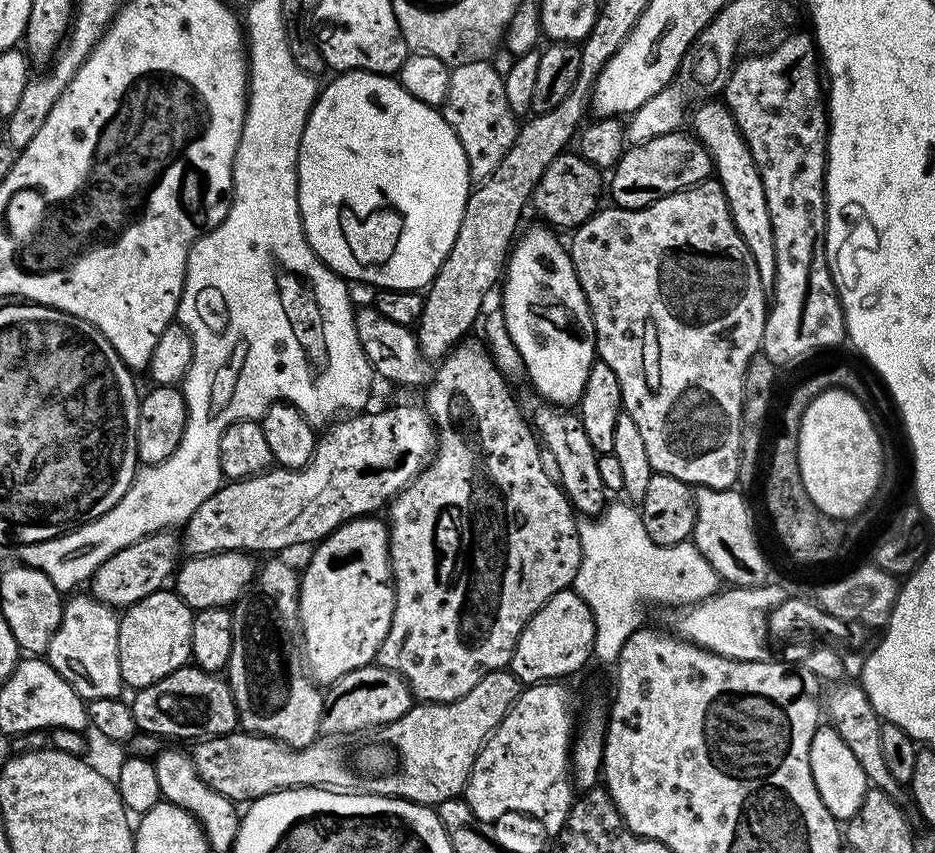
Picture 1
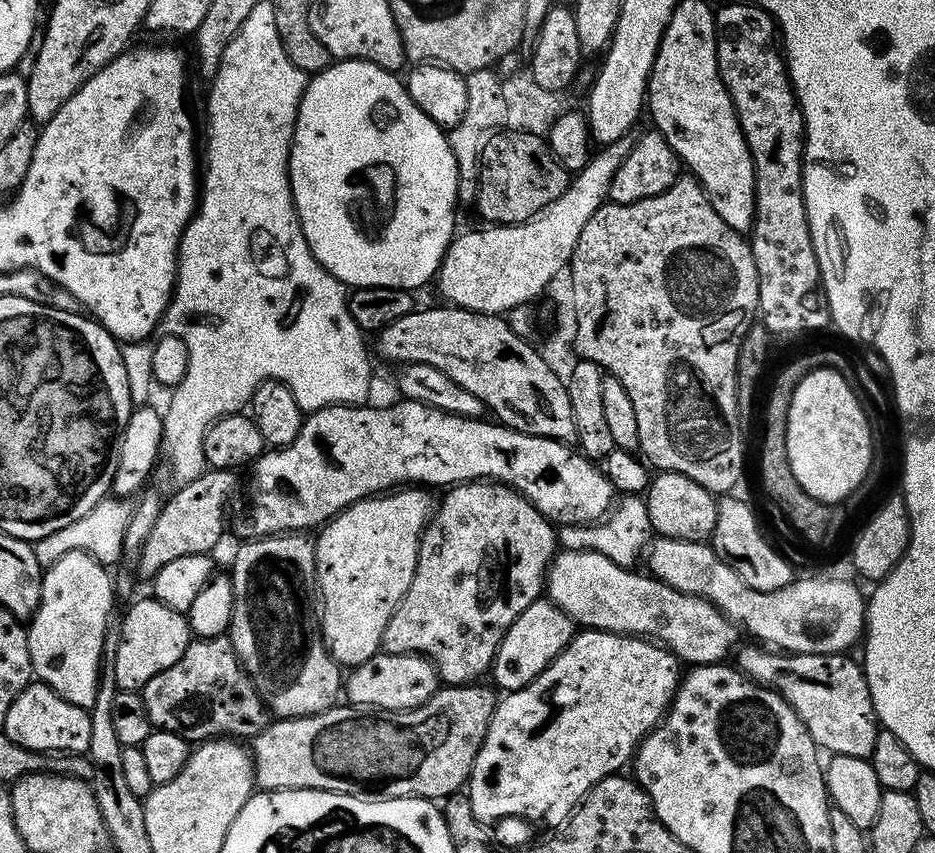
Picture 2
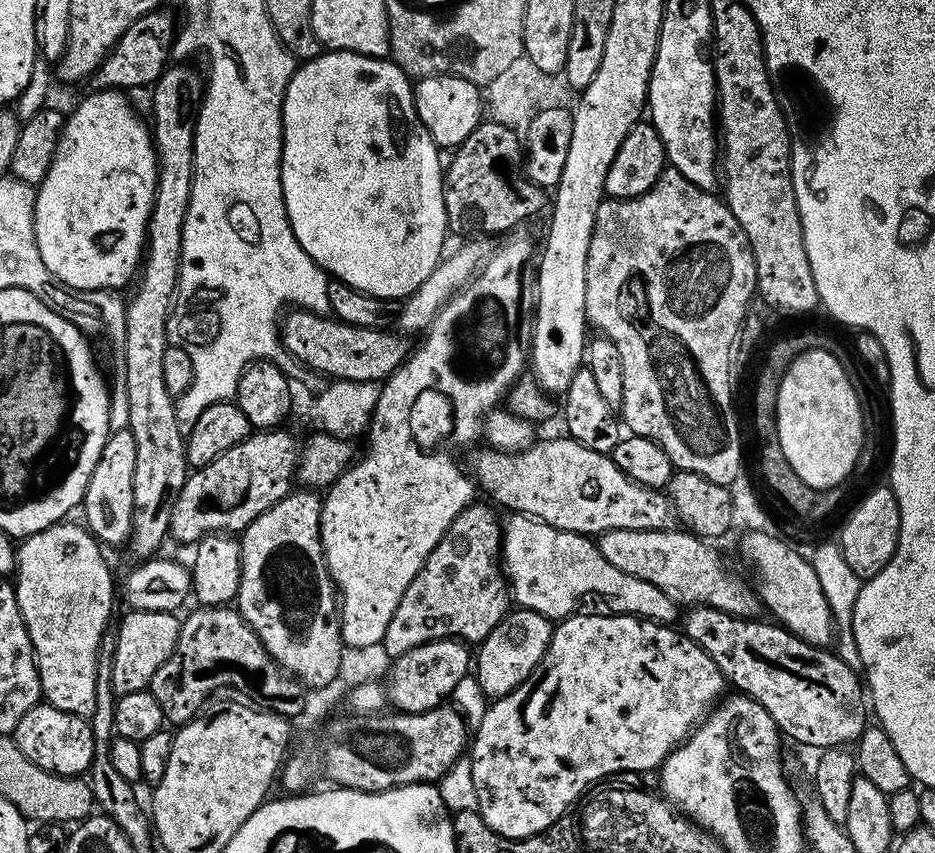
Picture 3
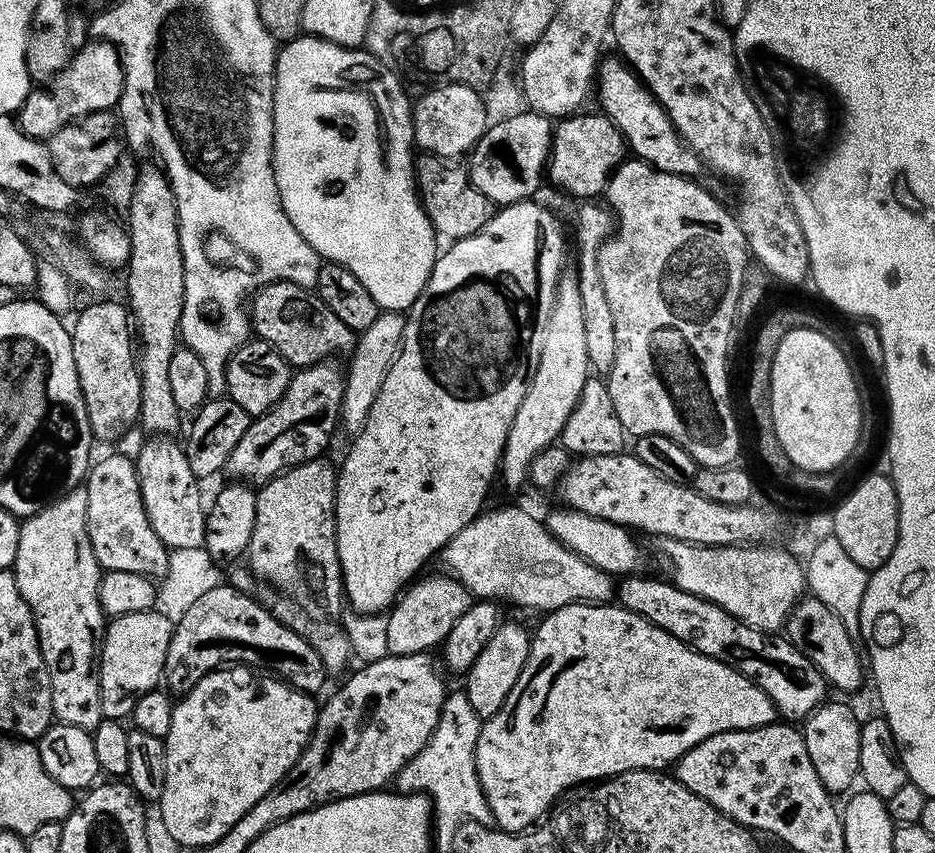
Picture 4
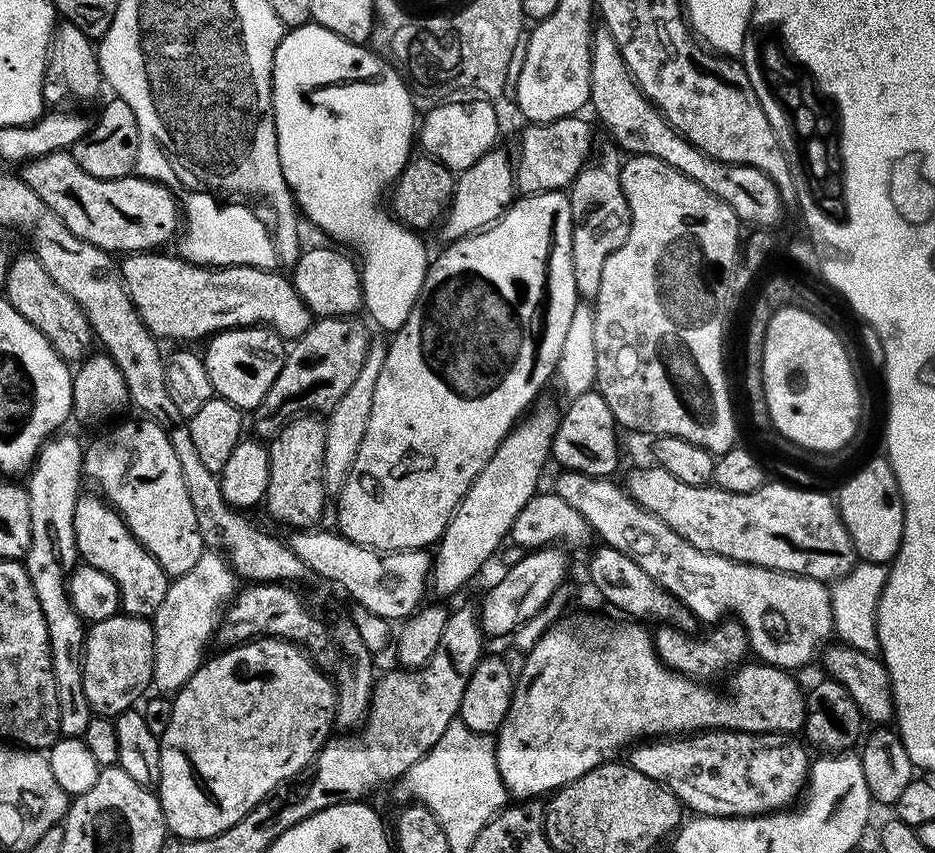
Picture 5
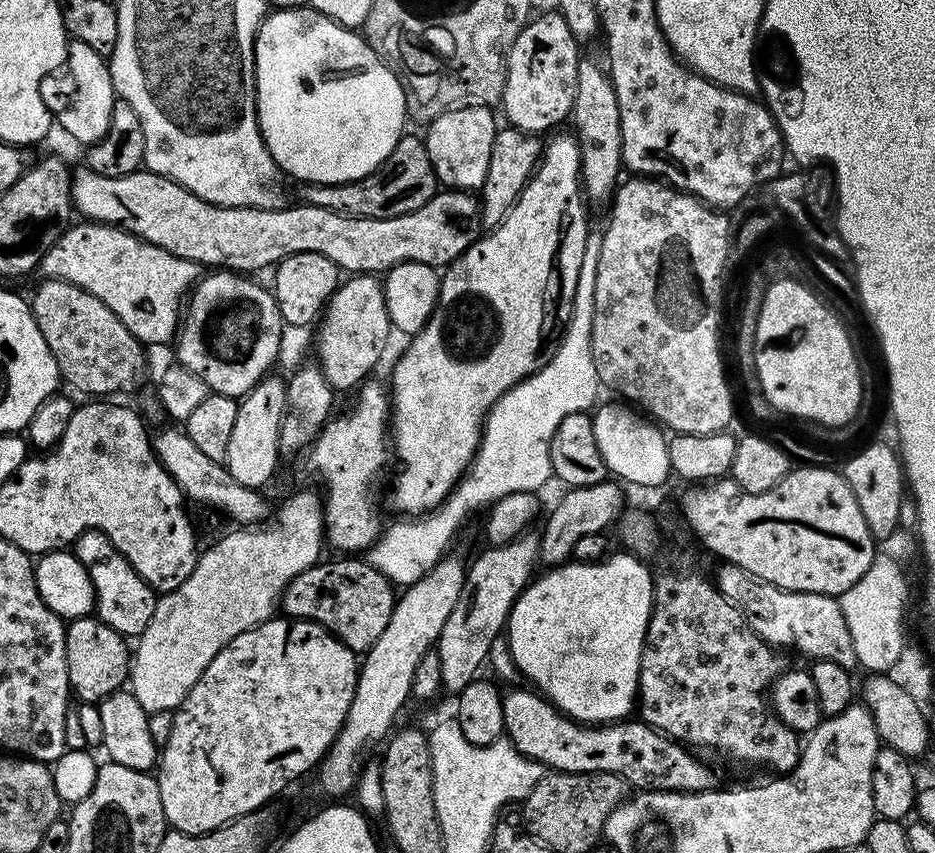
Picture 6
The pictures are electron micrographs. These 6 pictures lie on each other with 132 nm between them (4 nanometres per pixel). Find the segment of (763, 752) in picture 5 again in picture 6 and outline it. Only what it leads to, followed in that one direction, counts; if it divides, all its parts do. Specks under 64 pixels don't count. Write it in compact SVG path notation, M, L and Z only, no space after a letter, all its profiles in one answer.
M539 691L507 692L504 697L504 731L507 739L526 758L543 764L553 772L605 772L618 774L633 789L645 792L704 792L717 787L716 772L704 760L699 760L693 749L678 740L669 740L657 729L636 718L625 718L611 724L585 726L568 719L559 708L555 708Z

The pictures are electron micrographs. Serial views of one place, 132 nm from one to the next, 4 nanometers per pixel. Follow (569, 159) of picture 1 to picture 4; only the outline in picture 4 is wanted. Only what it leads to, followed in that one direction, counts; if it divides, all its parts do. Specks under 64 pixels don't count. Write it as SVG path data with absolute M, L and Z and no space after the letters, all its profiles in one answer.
M428 154L423 157L418 168L418 180L422 185L422 203L428 211L432 227L441 237L449 236L447 239L452 242L482 230L482 226L486 226L486 222L490 222L494 215L493 202L472 186L469 173L465 169L463 172L456 164L459 163Z

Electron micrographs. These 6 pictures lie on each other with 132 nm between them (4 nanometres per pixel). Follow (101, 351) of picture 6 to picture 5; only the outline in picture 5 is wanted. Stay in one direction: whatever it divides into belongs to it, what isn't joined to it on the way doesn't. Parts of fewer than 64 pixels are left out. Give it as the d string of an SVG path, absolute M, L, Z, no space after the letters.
M34 254L27 255L17 260L15 257L9 263L3 295L8 304L14 306L14 310L18 310L18 314L22 314L30 326L34 326L34 330L48 339L50 346L54 346L64 361L83 361L89 355L88 347L94 344L94 333L82 306L78 306L78 302L74 302L74 298L70 298L70 294L66 294L66 290L62 290L62 286L58 286L50 274L46 274L46 266L42 266Z

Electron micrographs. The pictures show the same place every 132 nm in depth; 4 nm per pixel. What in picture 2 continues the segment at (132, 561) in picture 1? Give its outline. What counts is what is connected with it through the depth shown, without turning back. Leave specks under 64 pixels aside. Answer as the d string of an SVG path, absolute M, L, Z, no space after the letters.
M205 470L201 476L194 478L188 484L179 485L176 493L169 495L162 506L162 514L158 514L158 522L154 522L150 530L150 538L146 538L144 545L140 547L138 559L140 559L140 572L145 578L151 578L162 570L162 566L174 562L174 558L182 558L186 554L208 554L212 547L224 536L224 511L228 508L228 499L236 488L237 473L232 470Z

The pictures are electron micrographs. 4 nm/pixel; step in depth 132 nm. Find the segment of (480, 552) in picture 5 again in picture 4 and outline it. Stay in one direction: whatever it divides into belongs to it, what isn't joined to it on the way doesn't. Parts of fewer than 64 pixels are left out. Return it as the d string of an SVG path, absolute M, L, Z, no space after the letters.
M564 270L556 282L556 300L550 310L550 318L546 322L546 334L542 334L542 354L538 358L538 370L532 372L532 381L526 390L526 398L522 398L522 406L518 406L518 414L514 414L514 422L510 434L504 443L504 455L500 457L499 475L510 487L516 488L523 480L527 481L534 458L542 450L553 447L560 439L560 431L566 426L566 418L570 418L570 410L578 402L582 394L582 386L590 379L590 365L586 358L586 333L582 323L582 298L578 295L578 278L575 271Z

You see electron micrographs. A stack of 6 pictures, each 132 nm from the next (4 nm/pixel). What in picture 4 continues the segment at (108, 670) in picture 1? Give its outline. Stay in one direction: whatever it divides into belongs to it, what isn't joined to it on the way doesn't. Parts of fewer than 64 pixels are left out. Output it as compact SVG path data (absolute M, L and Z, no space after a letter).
M77 486L65 491L61 500L45 503L39 512L21 523L14 578L24 603L30 606L40 639L42 658L50 670L52 715L61 724L85 728L92 733L102 719L102 694L98 690L98 645L106 627L106 613L100 605L100 578L102 569L94 558L88 537L86 494Z

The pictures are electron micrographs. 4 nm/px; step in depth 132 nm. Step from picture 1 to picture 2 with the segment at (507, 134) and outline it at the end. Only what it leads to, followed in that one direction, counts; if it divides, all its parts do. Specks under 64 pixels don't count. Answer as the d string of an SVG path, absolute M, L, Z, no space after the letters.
M489 68L472 71L465 75L467 82L466 112L458 126L447 133L448 144L456 160L456 169L459 171L459 186L457 188L457 201L461 204L473 205L476 200L477 177L481 152L493 133L503 129L507 120L508 111L504 99L502 86L503 79L496 76L495 71Z

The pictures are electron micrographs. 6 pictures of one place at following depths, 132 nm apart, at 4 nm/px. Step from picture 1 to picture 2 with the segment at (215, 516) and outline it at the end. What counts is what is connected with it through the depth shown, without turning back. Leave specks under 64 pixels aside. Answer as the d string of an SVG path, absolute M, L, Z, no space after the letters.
M397 399L397 404L389 408L368 408L369 406L353 406L351 404L332 404L329 408L319 408L317 412L309 412L305 415L304 425L298 430L298 438L294 438L292 444L284 448L272 448L265 450L251 465L252 471L252 532L253 537L278 536L285 532L307 533L308 528L313 530L332 520L343 508L357 504L359 500L366 500L369 496L383 493L385 490L396 490L401 486L429 486L428 484L444 484L443 486L455 486L467 484L473 480L487 480L499 482L515 488L542 513L547 520L557 525L565 524L591 524L599 521L613 507L614 489L607 476L593 461L589 460L583 452L569 446L562 440L551 440L545 436L531 436L525 432L519 432L513 428L506 428L499 422L493 422L488 418L473 418L470 416L457 416L454 412L443 412L423 404L417 400Z

